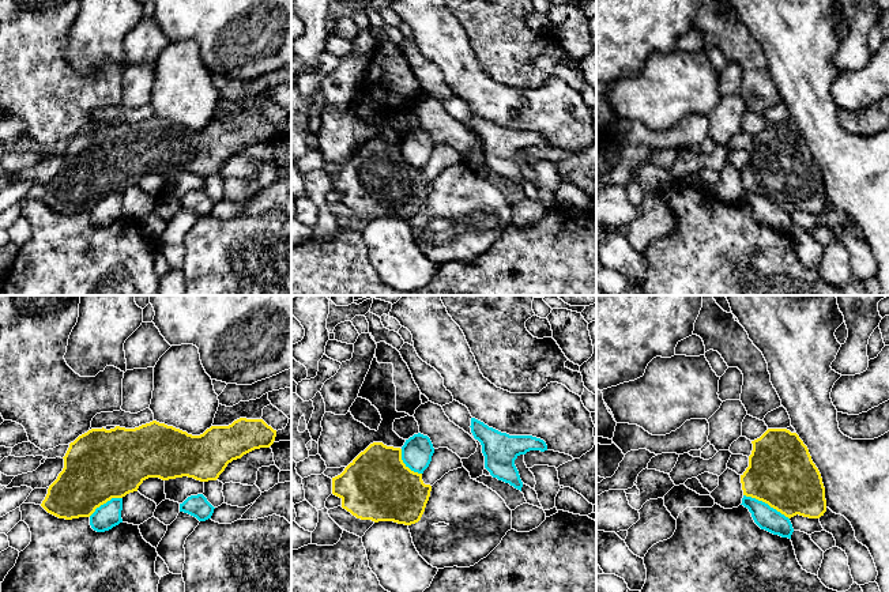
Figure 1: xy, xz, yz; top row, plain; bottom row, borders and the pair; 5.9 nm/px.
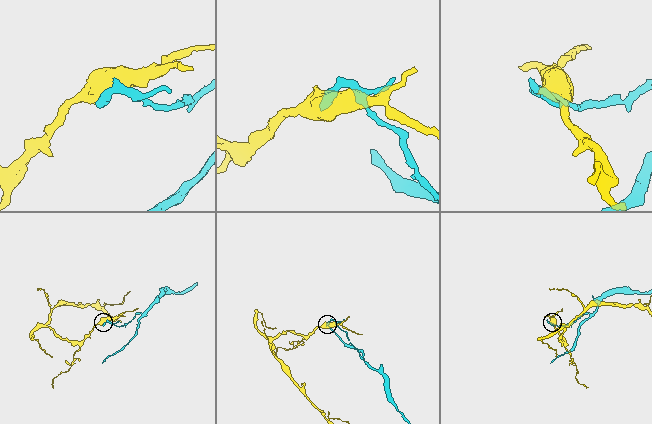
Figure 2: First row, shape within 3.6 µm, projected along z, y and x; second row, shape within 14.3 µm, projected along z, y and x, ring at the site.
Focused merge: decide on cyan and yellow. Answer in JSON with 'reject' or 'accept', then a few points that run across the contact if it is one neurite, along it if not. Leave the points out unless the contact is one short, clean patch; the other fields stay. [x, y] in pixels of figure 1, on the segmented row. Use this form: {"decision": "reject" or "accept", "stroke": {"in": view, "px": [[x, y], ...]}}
{"decision": "reject"}

